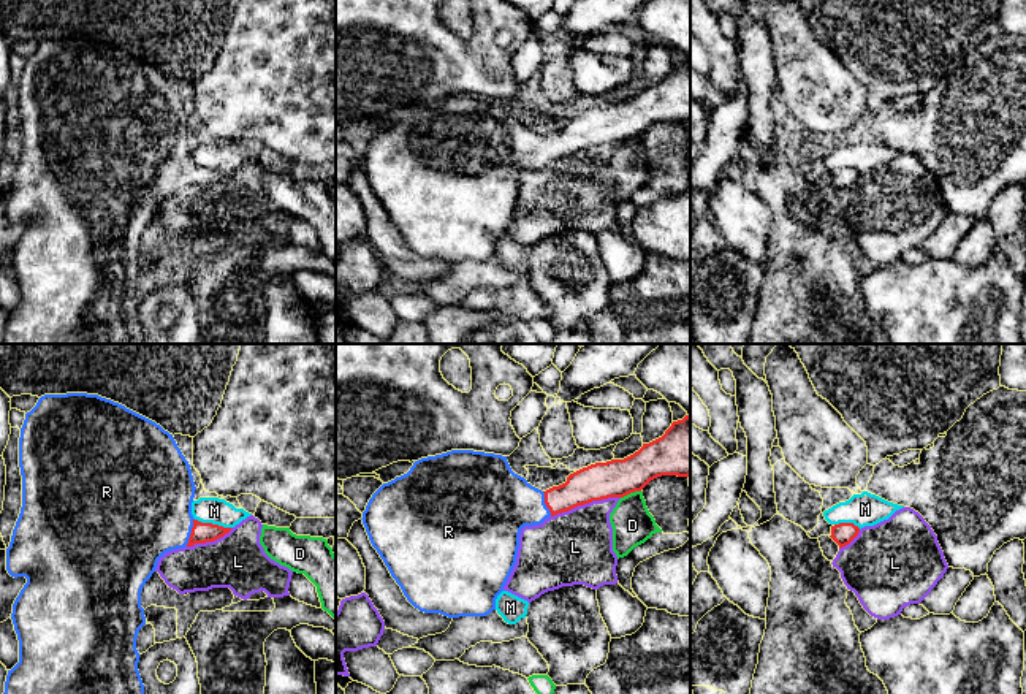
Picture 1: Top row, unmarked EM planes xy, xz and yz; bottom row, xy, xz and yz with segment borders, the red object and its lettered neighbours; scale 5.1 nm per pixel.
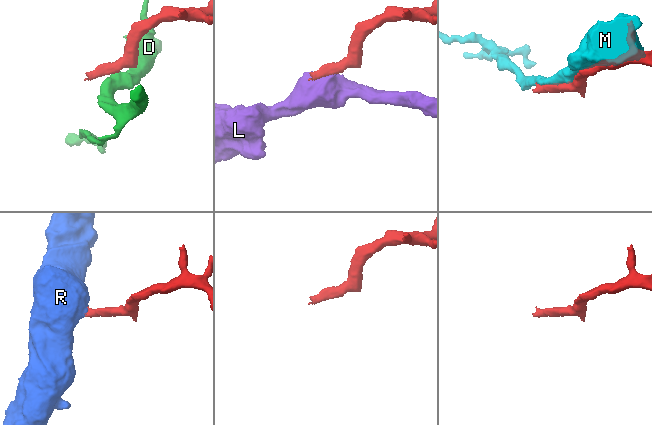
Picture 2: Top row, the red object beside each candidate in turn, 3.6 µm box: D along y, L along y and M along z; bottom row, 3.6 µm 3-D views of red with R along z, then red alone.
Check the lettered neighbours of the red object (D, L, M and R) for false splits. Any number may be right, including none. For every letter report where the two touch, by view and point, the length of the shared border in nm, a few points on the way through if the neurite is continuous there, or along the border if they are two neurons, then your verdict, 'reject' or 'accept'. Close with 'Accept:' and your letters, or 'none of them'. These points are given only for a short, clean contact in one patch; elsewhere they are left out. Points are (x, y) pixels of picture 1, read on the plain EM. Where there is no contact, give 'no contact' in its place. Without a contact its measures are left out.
D: contact xz (630, 137); length 110 nm; border xz (640, 135), (621, 143); reject
L: contact xz (585, 148); length 360 nm; border xz (619, 141), (578, 149), (551, 162); reject
M: contact xy (211, 168); length 190 nm; reject
R: contact xy (192, 178); length 150 nm; way xy (201, 178), (192, 178), (157, 165), (148, 157); accept
Accept: R

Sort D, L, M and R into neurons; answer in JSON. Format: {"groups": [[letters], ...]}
{"groups": [["D"], ["L"], ["M"], ["R"]]}

